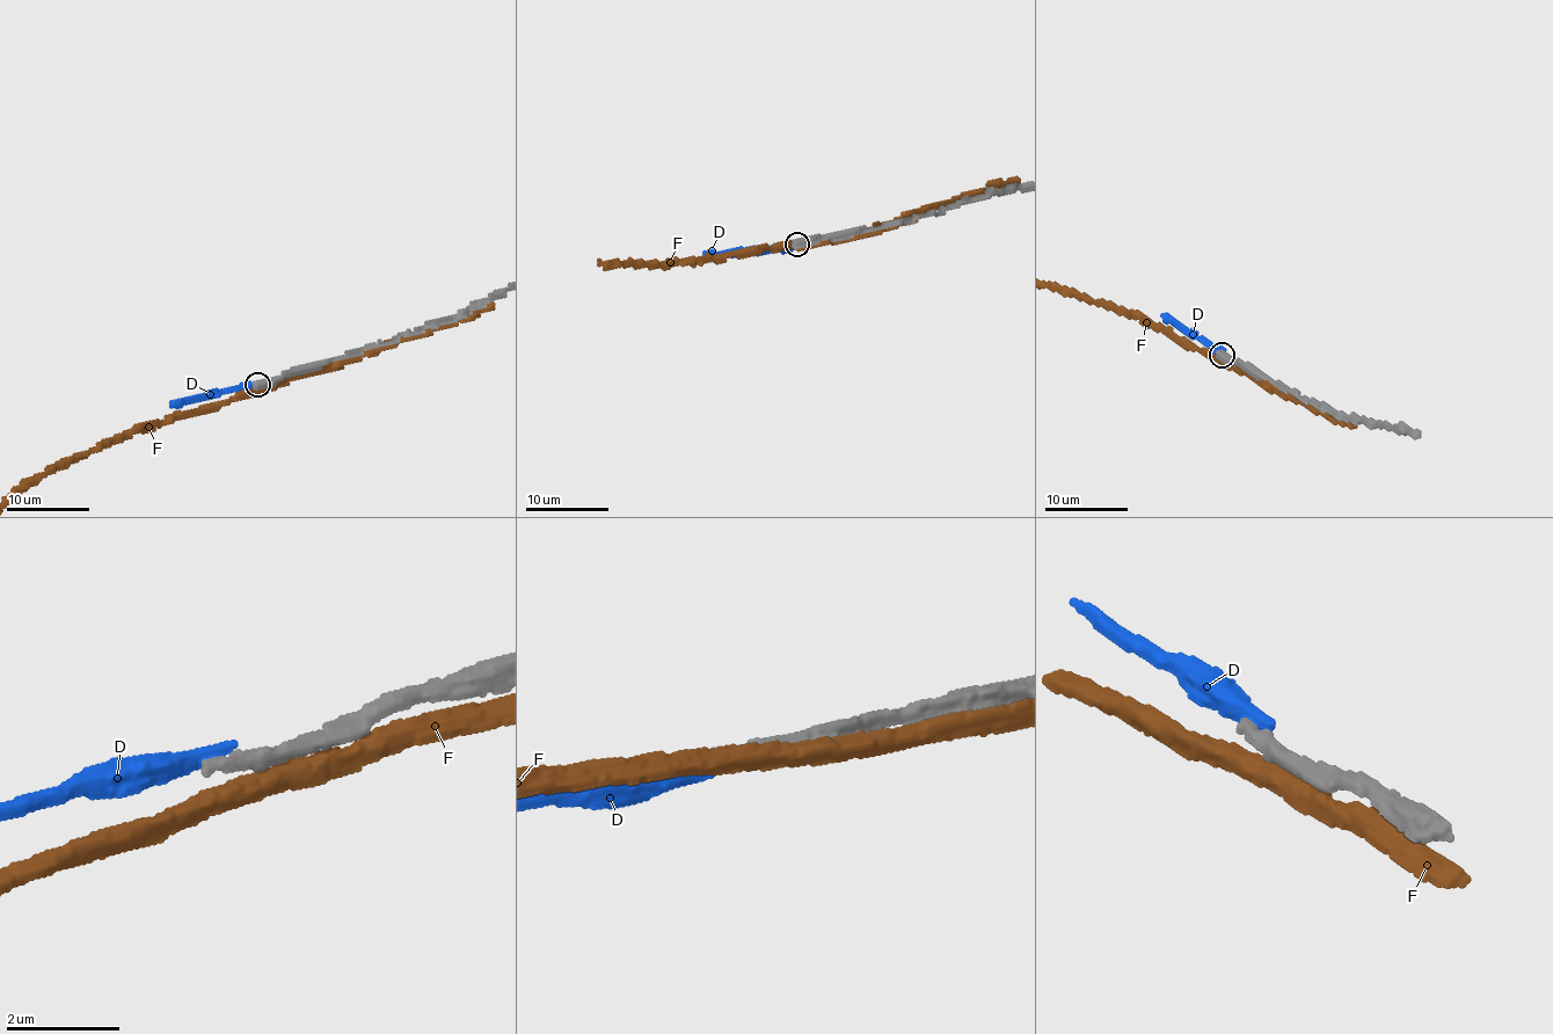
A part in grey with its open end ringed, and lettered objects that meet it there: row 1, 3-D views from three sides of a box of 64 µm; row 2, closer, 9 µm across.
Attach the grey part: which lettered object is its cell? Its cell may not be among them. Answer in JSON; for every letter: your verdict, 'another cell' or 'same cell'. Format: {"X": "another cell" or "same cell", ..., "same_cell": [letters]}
{"D": "another cell", "F": "another cell", "same_cell": []}

